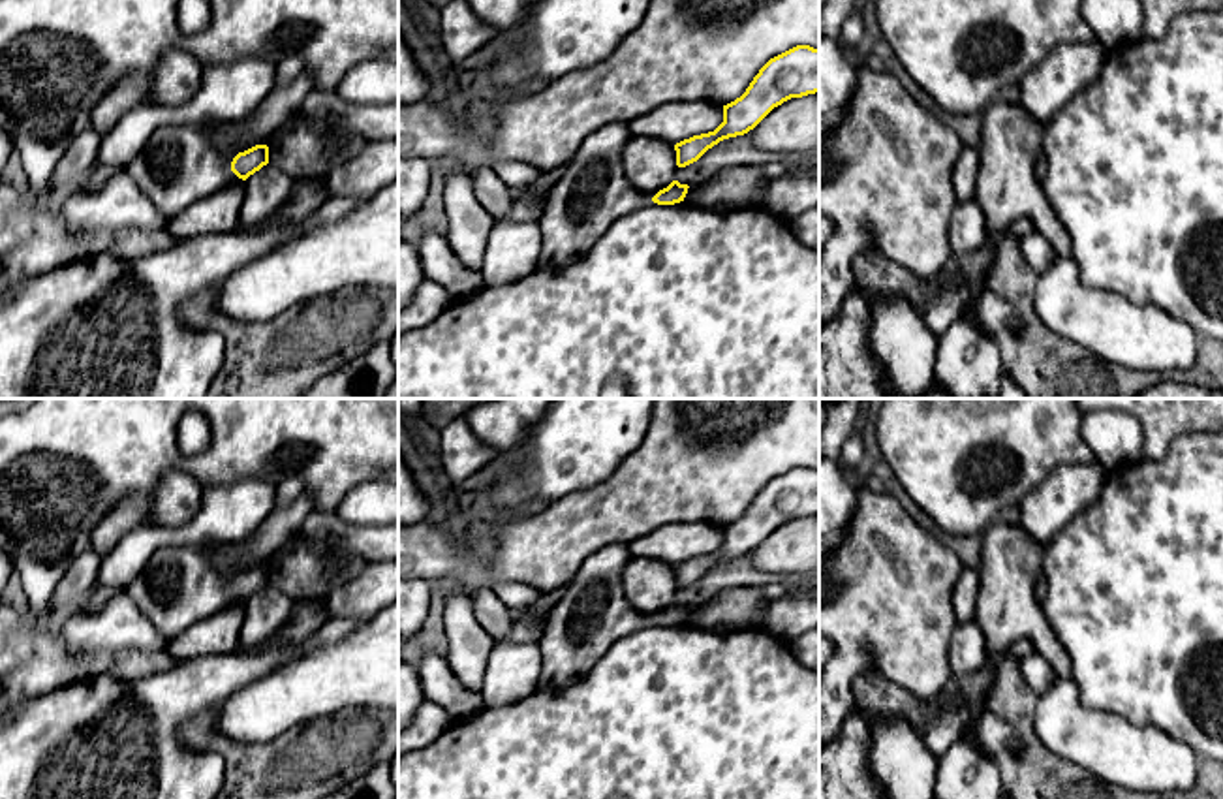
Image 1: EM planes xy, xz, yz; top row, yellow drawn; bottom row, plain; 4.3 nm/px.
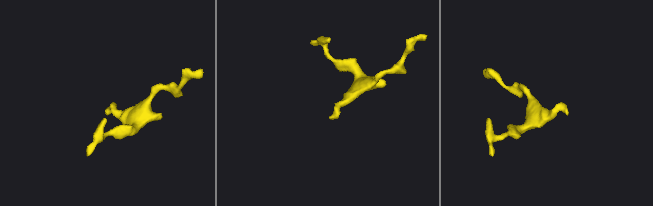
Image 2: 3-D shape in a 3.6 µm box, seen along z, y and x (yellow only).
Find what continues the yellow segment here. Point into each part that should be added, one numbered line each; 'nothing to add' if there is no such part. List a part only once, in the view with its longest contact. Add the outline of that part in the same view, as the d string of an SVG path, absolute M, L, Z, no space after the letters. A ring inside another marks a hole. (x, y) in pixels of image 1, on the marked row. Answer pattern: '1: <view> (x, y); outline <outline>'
1: xy (179, 166); outline M165 124L122 171L171 220L220 190L229 180L231 162L201 126Z

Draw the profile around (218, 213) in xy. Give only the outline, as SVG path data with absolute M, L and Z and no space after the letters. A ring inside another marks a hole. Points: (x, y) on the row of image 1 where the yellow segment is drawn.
M233 171L229 180L214 194L192 203L180 216L165 222L165 229L180 241L207 233L235 233L255 227L242 227L239 214L244 201L246 182Z

